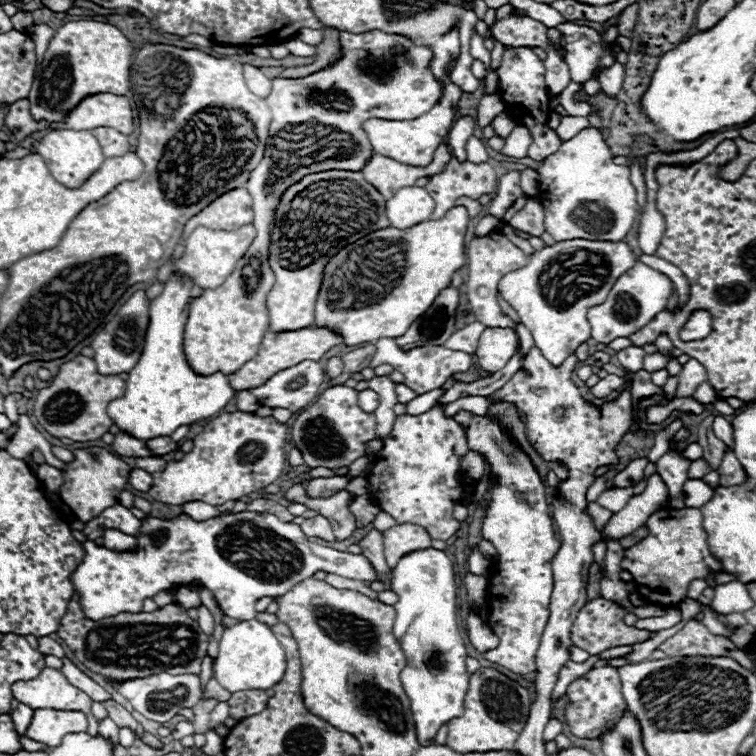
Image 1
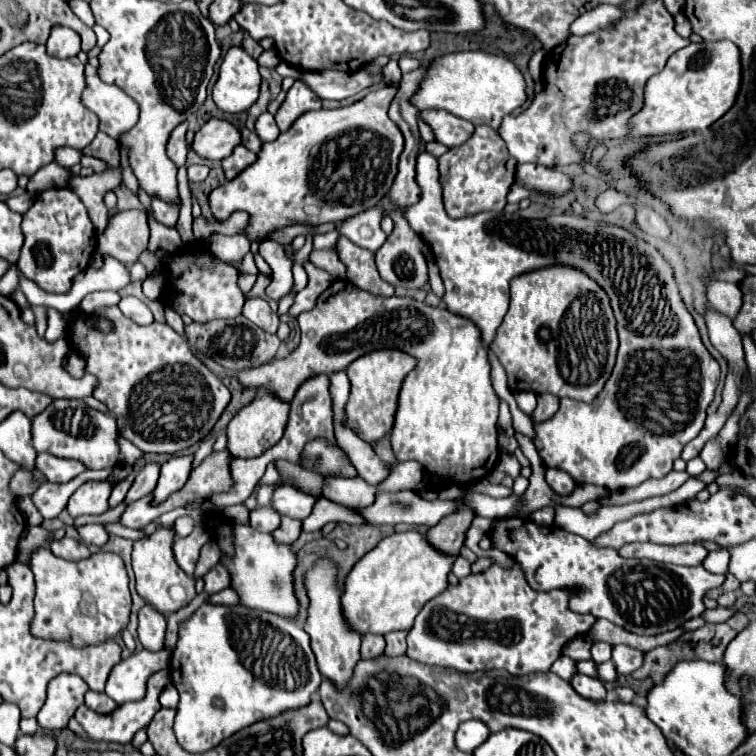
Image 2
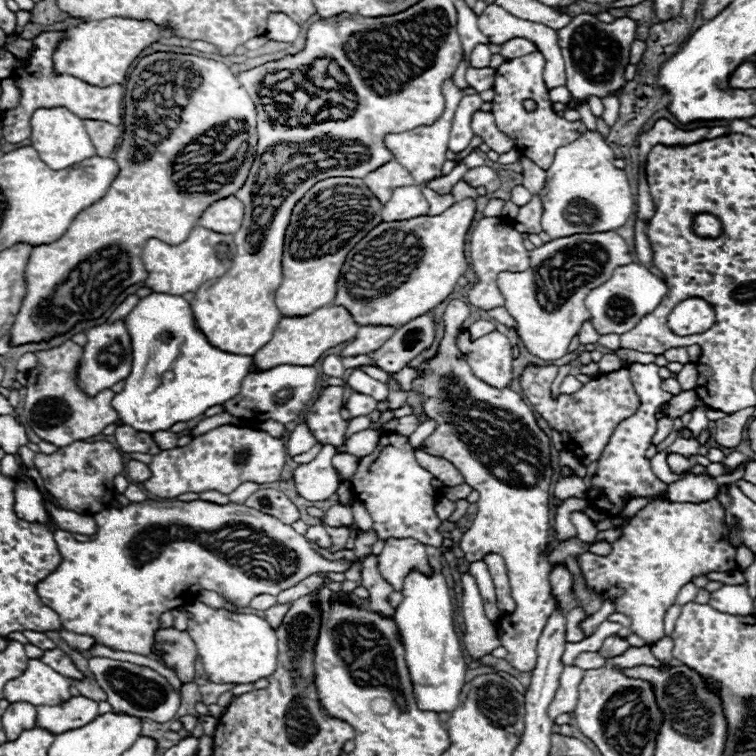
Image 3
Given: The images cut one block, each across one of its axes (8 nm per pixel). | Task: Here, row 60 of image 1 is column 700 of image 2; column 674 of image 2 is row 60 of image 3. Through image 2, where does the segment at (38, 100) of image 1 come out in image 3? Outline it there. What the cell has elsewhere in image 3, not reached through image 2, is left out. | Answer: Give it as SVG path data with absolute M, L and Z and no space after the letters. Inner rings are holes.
M106 18L106 20L92 20L78 26L66 28L66 38L58 42L52 62L54 70L58 74L72 74L92 86L112 86L112 84L124 84L130 64L136 60L136 56L156 42L158 38L172 36L170 30L160 28L152 22L140 22L134 18Z

